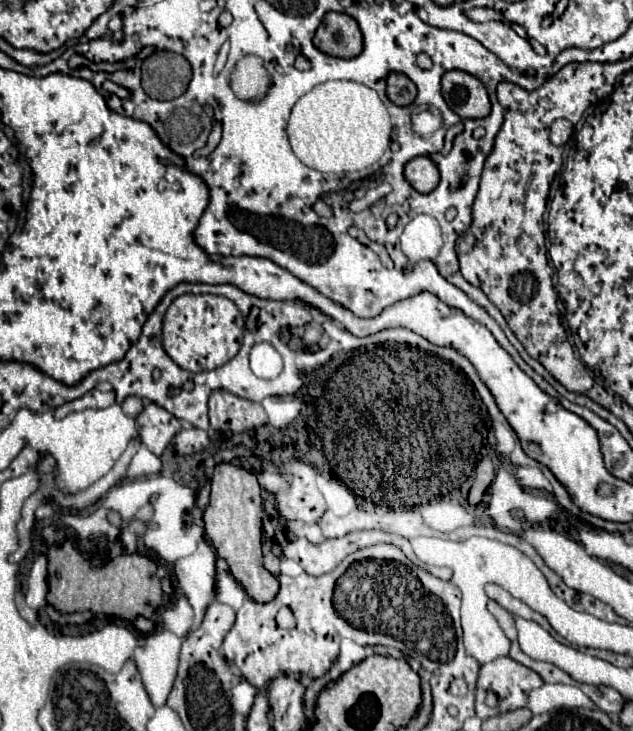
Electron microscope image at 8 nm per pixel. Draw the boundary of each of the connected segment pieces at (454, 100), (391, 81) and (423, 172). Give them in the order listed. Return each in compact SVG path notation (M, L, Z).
M450 70L442 76L442 96L446 104L462 118L484 118L490 114L488 92L478 78L462 70Z
M392 72L388 76L386 94L396 106L410 106L416 100L416 84L408 76Z
M426 156L412 158L404 168L404 176L410 182L410 186L422 194L432 192L440 182L440 172L436 164Z

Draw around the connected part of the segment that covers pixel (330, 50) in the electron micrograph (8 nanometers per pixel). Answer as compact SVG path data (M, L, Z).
M328 12L314 36L314 46L330 56L354 58L362 52L364 40L358 22L348 14Z

